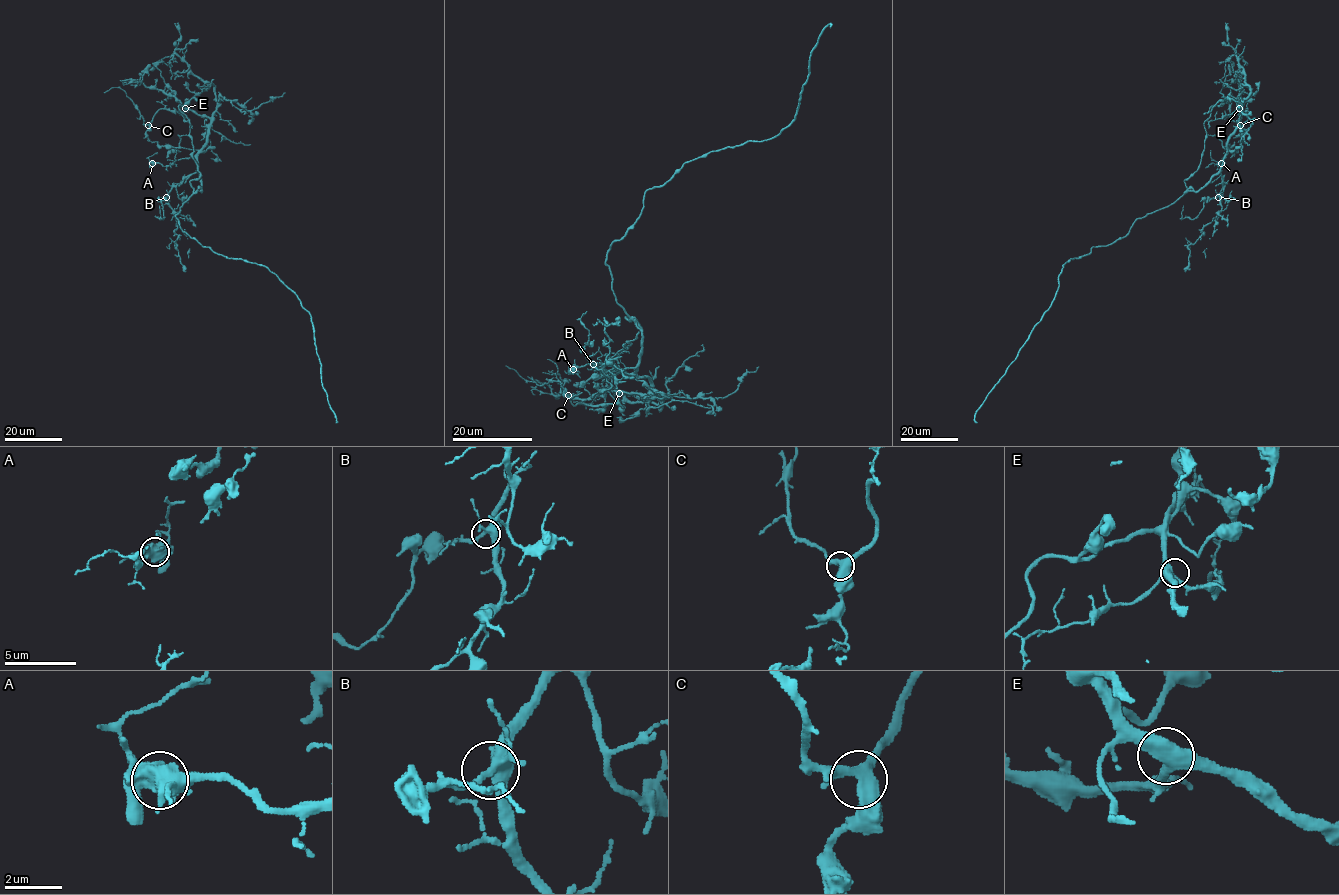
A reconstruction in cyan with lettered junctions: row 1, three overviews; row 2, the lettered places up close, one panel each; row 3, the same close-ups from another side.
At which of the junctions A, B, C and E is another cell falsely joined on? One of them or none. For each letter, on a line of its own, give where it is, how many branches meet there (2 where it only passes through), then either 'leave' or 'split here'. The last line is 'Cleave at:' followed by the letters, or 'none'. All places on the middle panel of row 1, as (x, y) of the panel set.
A: at (573, 369); 5 branches meet; leave
B: at (593, 364); 5 branches meet; leave
C: at (568, 395); 4 branches meet; leave
E: at (619, 393); 3 branches meet; leave
Cleave at: none

